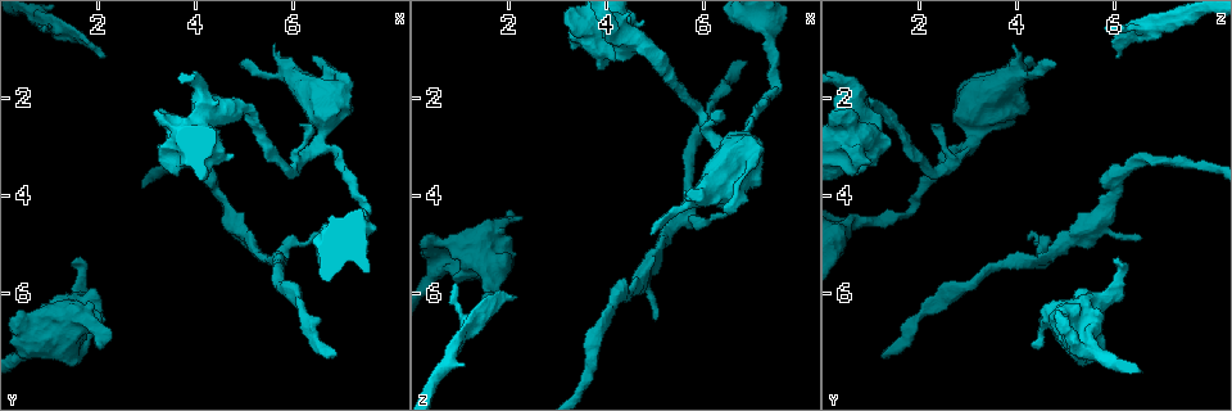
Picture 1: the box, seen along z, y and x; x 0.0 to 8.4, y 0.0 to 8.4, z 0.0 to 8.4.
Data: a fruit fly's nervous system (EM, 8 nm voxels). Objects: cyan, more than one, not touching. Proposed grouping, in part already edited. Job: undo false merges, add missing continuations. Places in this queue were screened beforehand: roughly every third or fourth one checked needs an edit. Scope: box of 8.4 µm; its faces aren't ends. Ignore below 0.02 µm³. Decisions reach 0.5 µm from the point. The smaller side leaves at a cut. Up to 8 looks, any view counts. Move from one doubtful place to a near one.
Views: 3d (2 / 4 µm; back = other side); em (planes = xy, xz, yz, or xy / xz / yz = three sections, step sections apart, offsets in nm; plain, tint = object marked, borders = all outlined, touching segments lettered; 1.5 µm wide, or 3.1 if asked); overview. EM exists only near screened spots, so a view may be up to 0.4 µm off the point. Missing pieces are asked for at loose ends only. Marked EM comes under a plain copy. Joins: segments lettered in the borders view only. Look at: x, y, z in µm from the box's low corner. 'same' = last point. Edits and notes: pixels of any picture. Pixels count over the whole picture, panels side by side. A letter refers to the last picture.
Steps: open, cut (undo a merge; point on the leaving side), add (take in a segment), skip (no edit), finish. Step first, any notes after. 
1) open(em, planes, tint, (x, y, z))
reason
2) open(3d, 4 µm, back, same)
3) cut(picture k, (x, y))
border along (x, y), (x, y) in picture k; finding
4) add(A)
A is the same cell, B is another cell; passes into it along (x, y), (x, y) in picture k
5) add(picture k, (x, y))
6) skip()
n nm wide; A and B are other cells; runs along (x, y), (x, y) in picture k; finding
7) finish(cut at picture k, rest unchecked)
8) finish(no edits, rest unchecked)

open(3d, 2 µm, (5.55, 5.25, 4.50))
abrupt turn

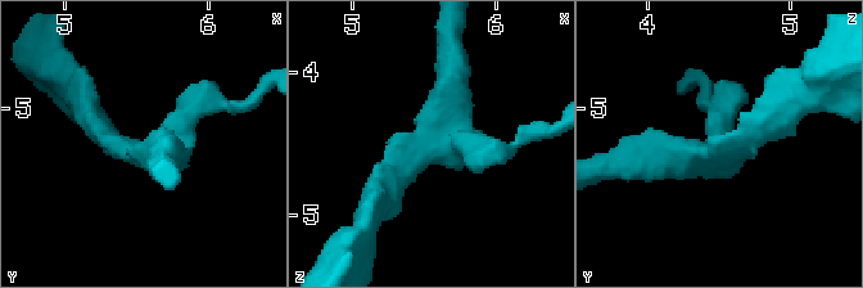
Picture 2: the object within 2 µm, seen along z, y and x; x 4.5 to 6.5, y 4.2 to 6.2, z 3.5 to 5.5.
open(em, planes, borders, (5.52, 5.30, 4.48))
now the EM

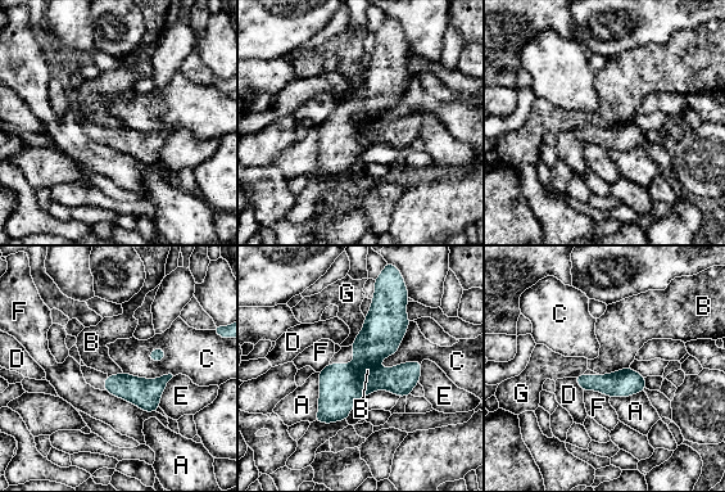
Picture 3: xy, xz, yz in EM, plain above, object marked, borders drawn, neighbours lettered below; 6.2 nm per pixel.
skip()
170 nm wide; F touches over 360 nm; A, B, C, D, E, F and G are other cells; all the same cell

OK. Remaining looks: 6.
open(em, xy, step 4, borders, (6.90, 7.30, 1.30))
branch stops here

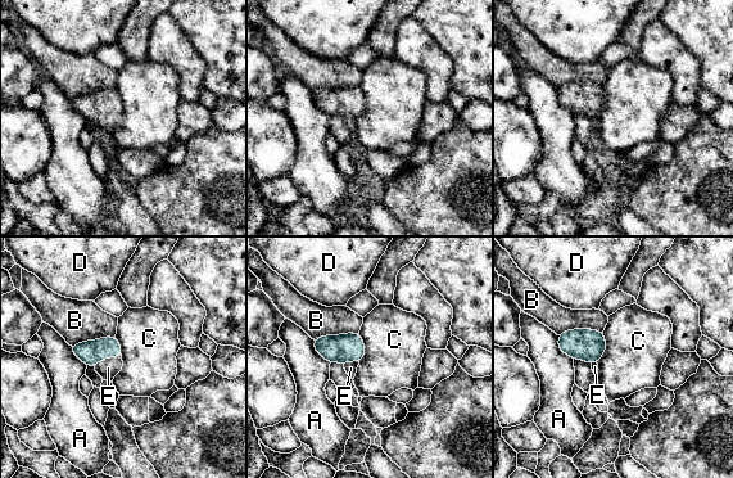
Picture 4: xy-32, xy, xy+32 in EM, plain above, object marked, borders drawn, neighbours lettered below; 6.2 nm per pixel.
add(E)
B touches over 300 nm; E is the same cell, A, B, C and D are other cells; passes into it along (90, 352), (107, 357), (108, 368) in picture 4; it goes on there

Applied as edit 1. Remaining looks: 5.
open(em, planes, borders, (1.60, 5.35, 6.00))
an open end

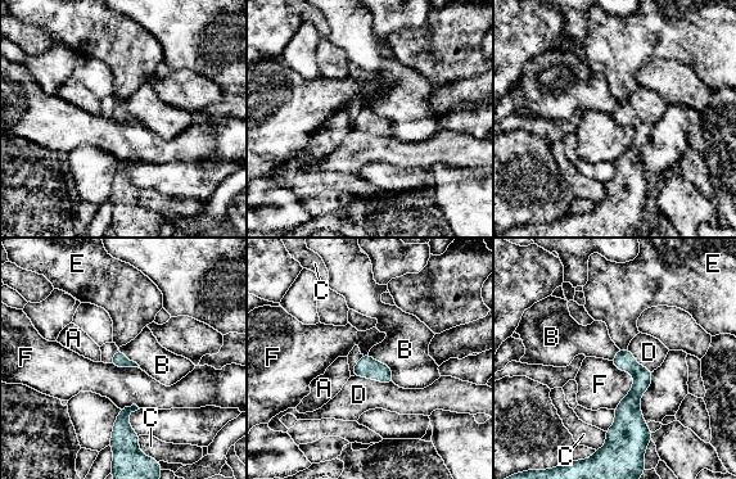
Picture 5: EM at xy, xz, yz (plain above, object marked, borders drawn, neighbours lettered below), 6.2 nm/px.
skip()
A, B, C, D, E and F are other cells; runs along (626, 352), (639, 388), (610, 438) in picture 5; no lettered segment goes on from it

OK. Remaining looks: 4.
finish(add at picture 4, rest unchecked)

